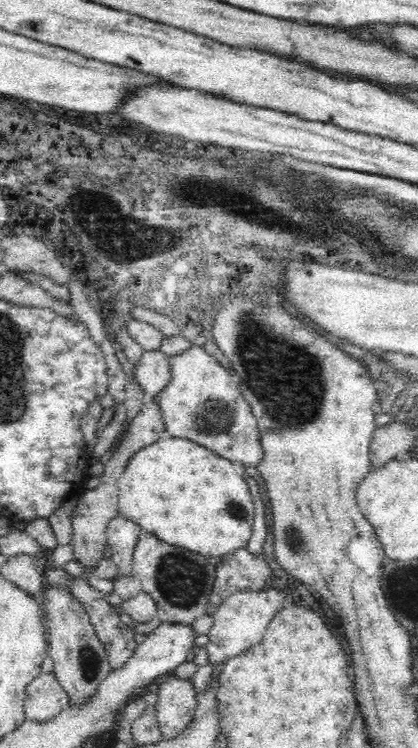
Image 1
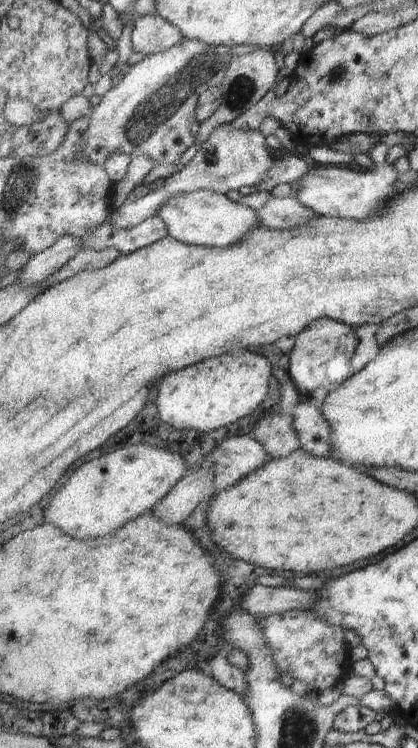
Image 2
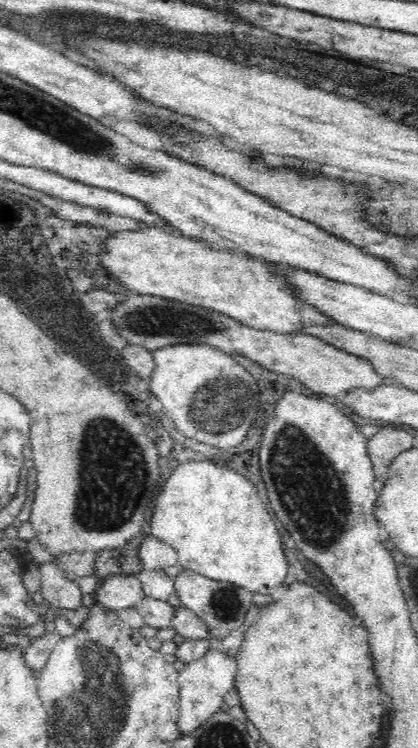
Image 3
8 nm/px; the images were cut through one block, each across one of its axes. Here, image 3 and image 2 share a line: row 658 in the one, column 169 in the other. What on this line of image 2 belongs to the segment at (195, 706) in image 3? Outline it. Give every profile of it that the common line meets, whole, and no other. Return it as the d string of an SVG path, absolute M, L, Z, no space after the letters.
M198 190L171 197L156 215L166 222L169 236L197 246L231 246L251 229L263 226L257 210L212 190Z

